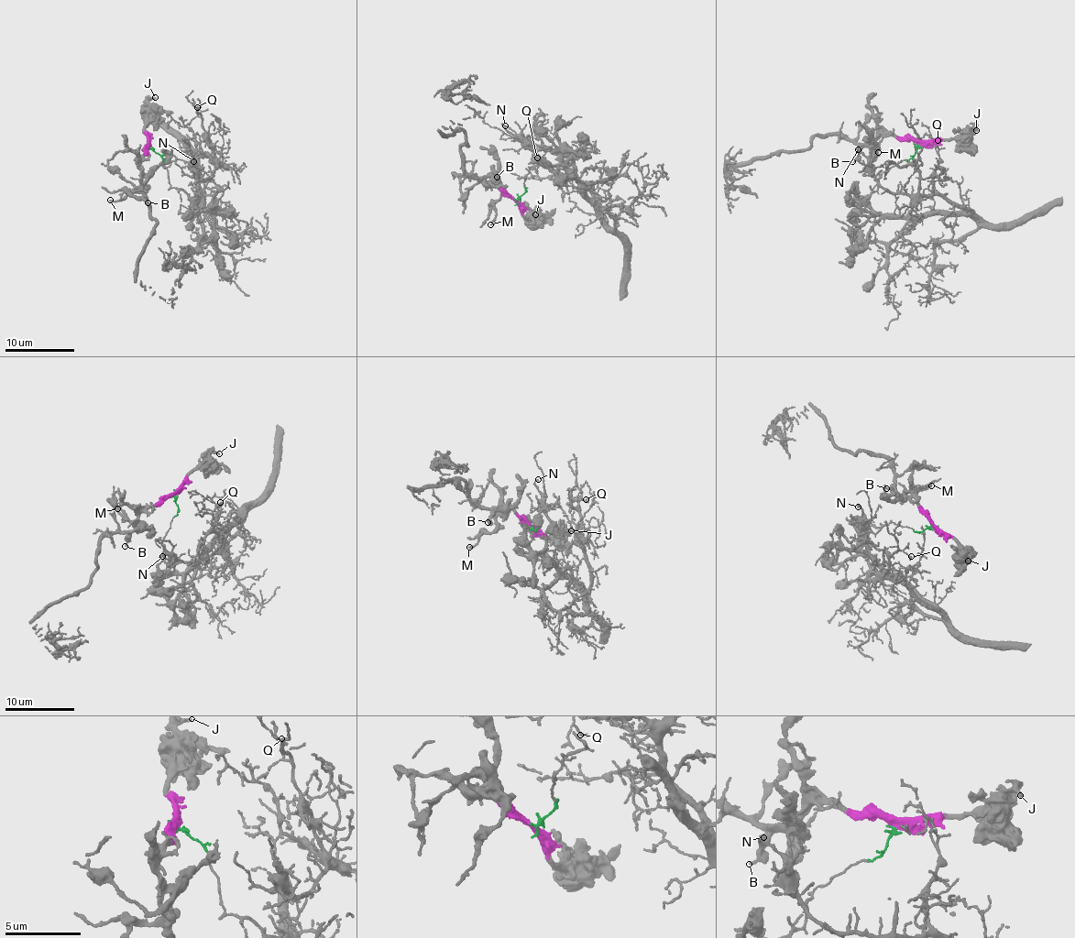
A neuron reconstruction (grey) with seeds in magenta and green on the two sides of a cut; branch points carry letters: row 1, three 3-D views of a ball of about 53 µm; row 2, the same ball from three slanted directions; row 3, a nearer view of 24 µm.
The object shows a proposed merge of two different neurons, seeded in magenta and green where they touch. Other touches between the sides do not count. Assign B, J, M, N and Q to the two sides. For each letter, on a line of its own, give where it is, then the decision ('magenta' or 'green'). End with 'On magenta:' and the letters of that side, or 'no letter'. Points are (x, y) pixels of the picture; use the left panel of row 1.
B: at (148, 202); magenta
J: at (155, 97); magenta
M: at (110, 200); magenta
N: at (193, 161); green
Q: at (197, 107); green
On magenta: B, J, M

